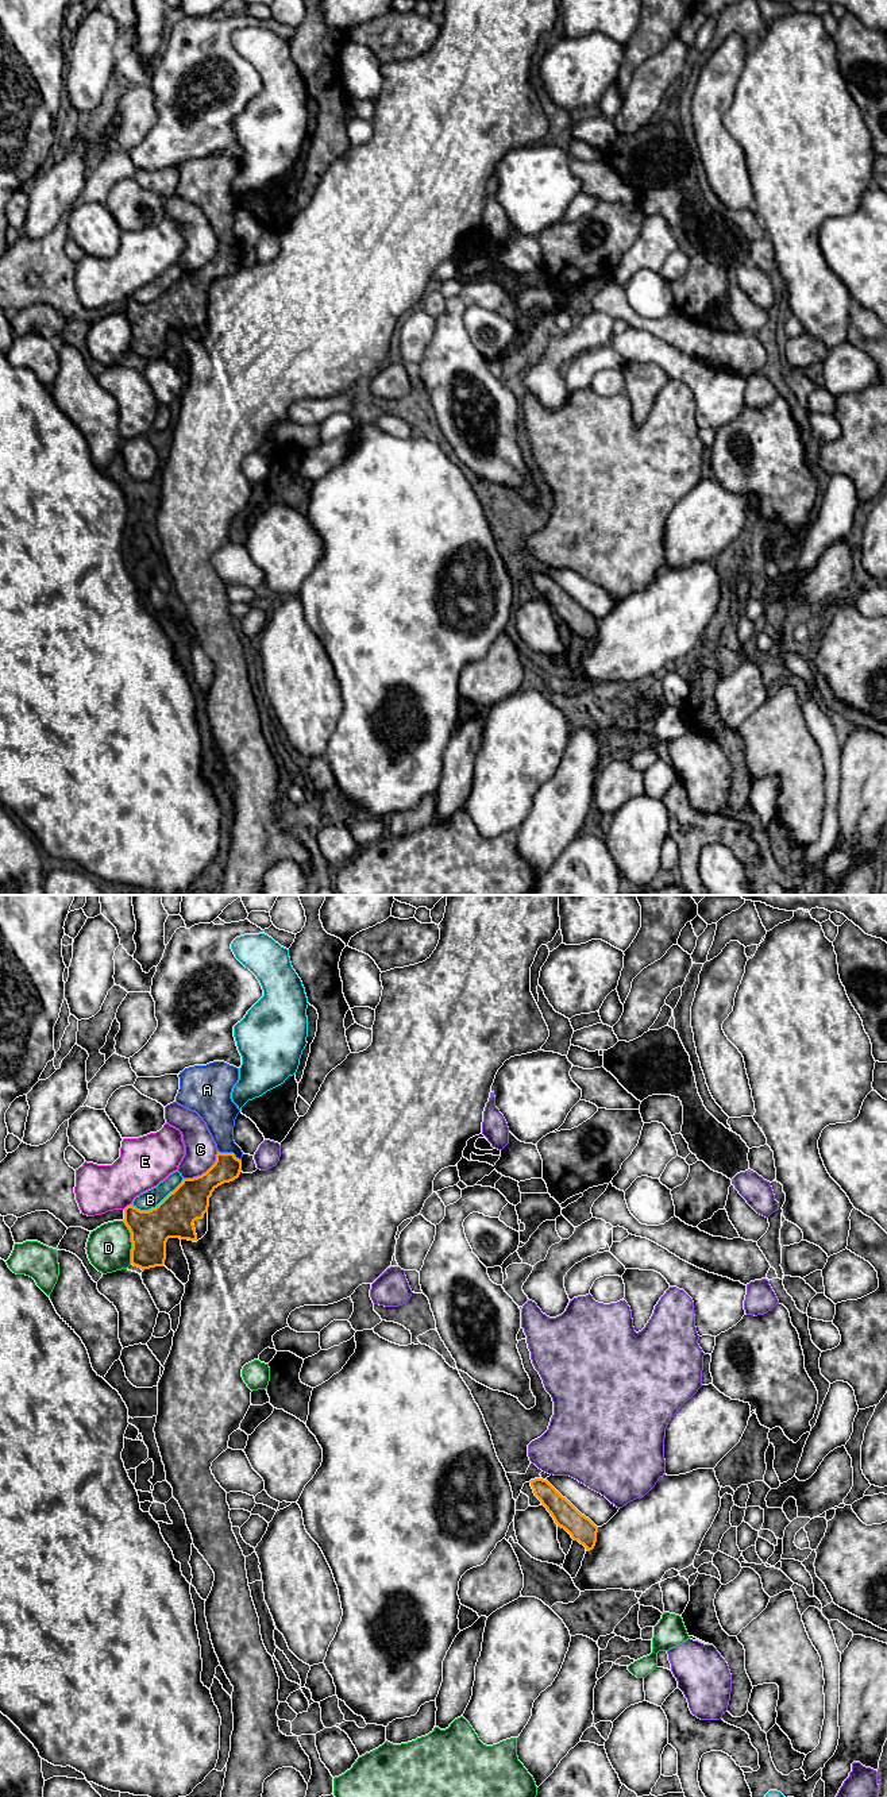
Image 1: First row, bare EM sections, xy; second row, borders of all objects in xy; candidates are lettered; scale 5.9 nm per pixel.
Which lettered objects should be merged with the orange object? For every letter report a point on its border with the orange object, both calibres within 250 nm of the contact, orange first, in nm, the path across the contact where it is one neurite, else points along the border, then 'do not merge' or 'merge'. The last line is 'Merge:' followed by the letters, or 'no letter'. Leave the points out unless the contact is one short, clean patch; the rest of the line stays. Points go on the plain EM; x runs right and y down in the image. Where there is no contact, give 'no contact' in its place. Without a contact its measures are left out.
A: xy (230, 246) | 160/200 nm | across xy (227, 261), (230, 246), (223, 231), (219, 205) | merge
B: xy (158, 297) | 240/110 nm | do not merge
C: xy (205, 265) | 220/190 nm | do not merge
D: xy (131, 334) | 240/260 nm | do not merge
E: xy (127, 299) | 240/280 nm | along xy (131, 296), (123, 301) | do not merge
Merge: A

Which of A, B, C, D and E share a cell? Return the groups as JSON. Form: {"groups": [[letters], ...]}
{"groups": [["A"], ["B"], ["C"], ["D"], ["E"]]}

